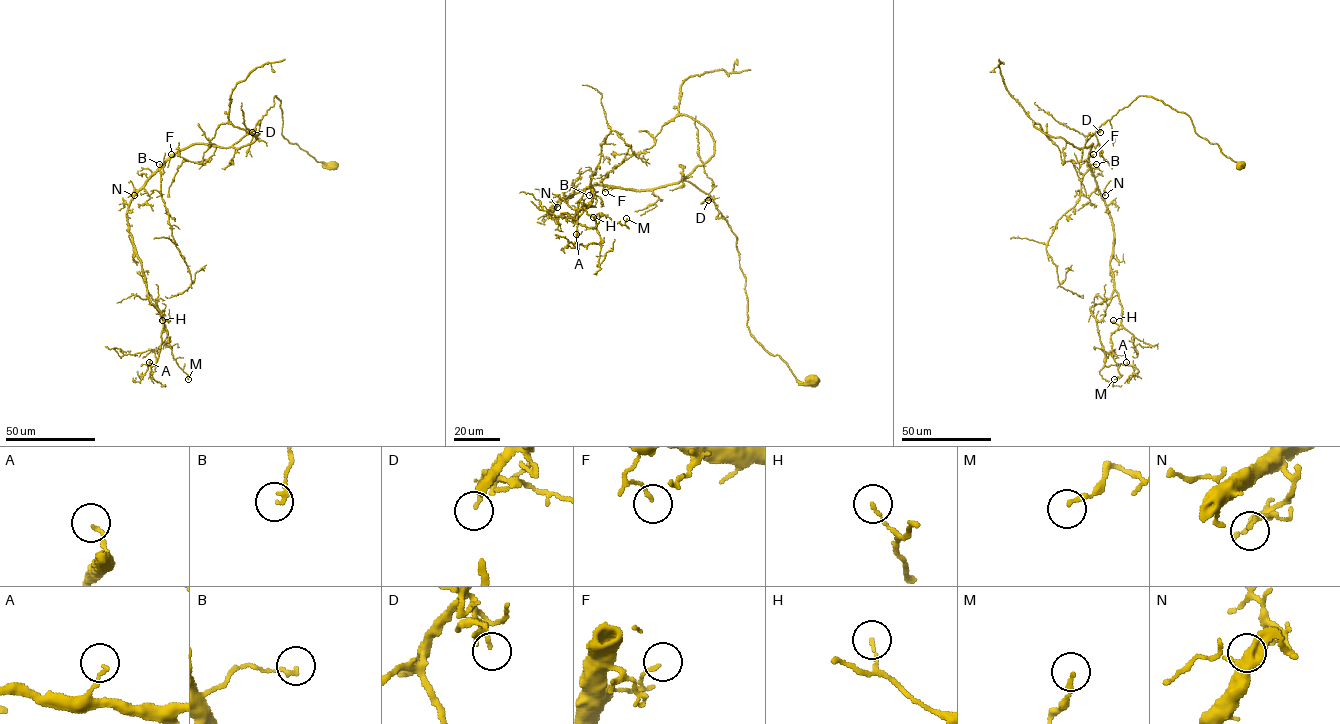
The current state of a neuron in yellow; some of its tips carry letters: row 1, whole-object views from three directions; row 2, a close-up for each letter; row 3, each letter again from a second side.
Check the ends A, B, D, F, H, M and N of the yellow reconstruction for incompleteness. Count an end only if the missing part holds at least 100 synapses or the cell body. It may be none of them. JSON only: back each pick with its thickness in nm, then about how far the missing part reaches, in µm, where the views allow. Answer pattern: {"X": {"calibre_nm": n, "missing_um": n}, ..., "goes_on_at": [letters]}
{"goes_on_at": []}

